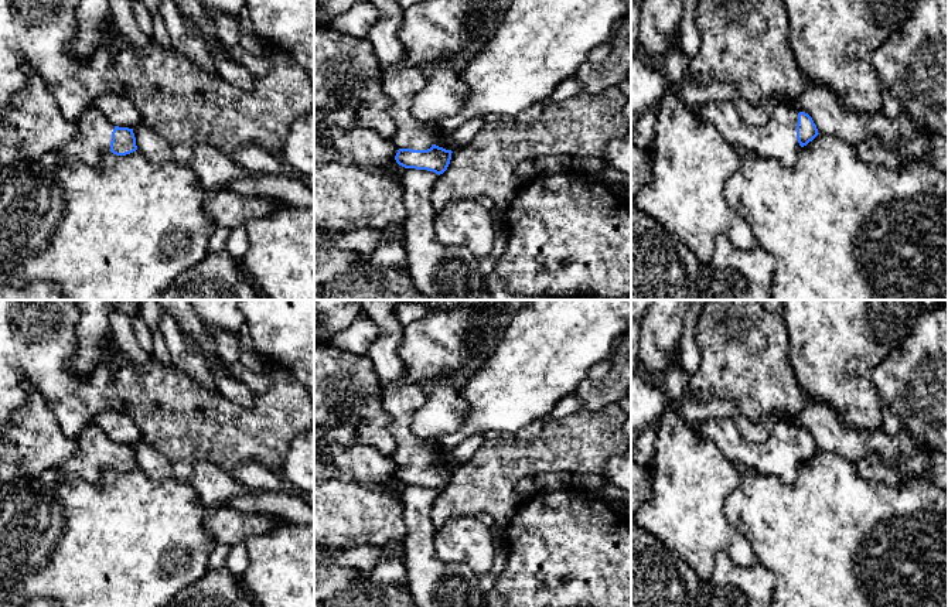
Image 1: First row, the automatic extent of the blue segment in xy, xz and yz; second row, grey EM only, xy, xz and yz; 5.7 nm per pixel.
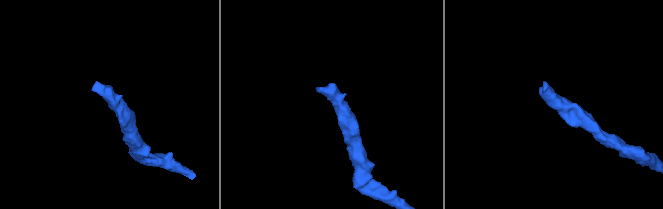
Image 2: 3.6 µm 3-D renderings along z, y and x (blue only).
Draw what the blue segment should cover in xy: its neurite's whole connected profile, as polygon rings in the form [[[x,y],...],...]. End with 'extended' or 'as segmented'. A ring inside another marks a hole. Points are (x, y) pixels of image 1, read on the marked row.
[[[89,106],[76,122],[76,134],[58,150],[92,166],[109,151],[126,156],[137,146],[133,129],[113,126],[99,109]]]; extended

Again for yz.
[[[733,102],[706,103],[692,109],[700,122],[713,125],[734,147],[792,166],[799,150],[819,133],[812,117],[798,109],[780,103],[763,126],[746,125]]]; extended

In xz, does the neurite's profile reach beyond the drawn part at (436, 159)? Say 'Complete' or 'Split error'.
Split error

